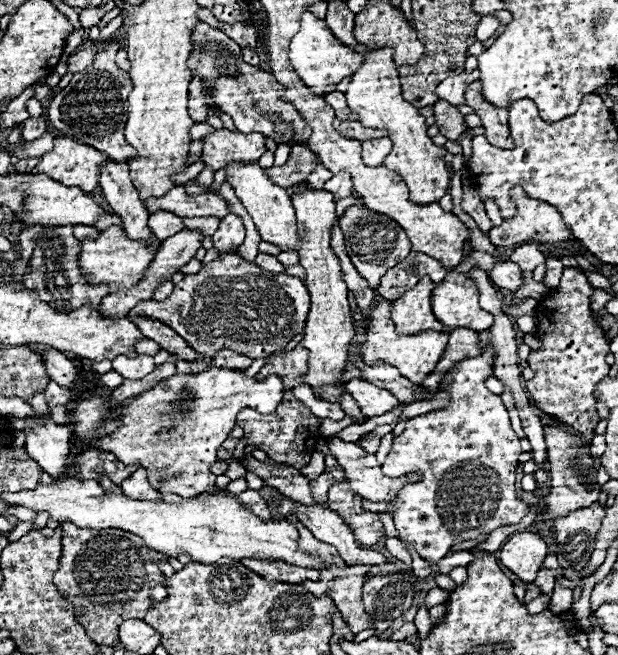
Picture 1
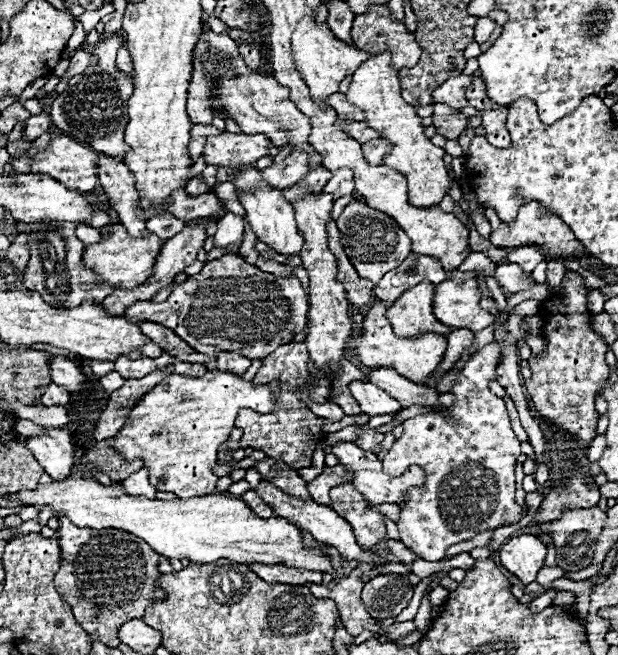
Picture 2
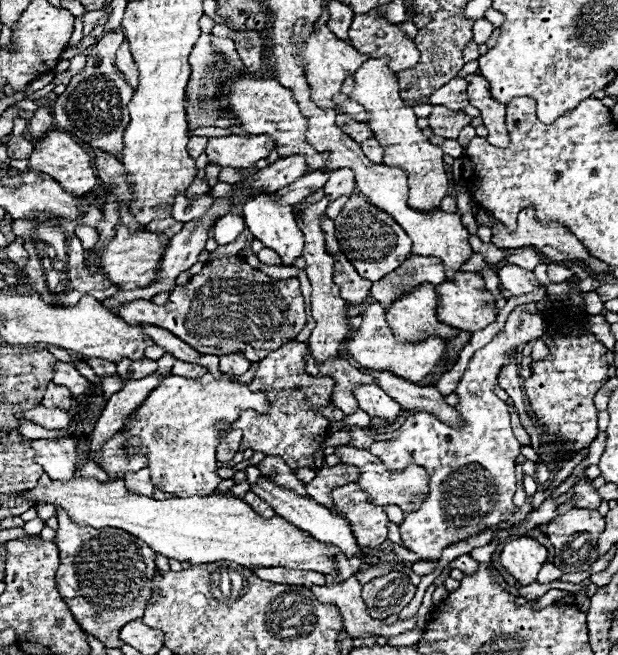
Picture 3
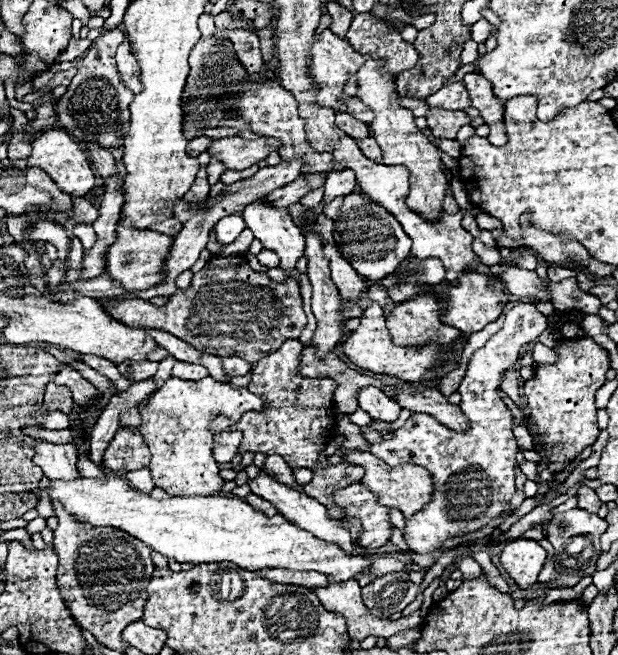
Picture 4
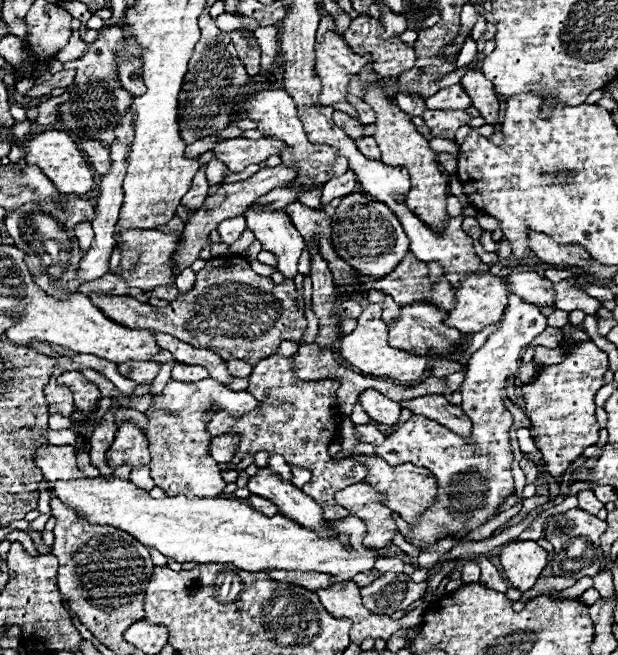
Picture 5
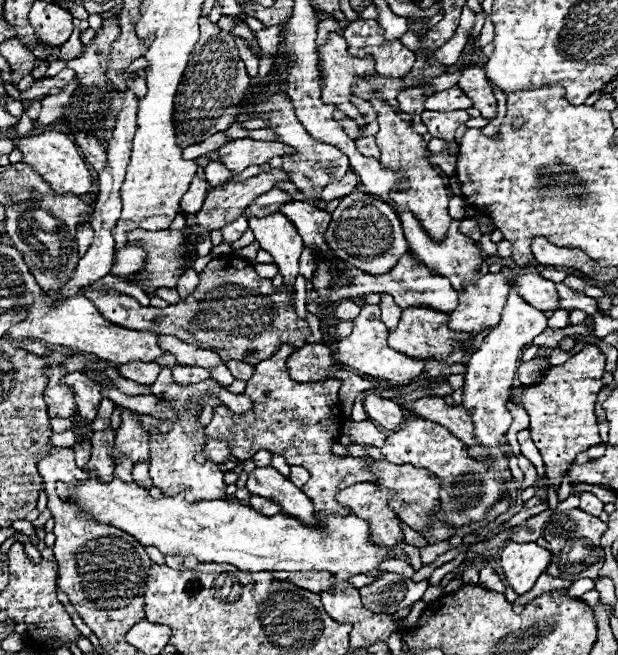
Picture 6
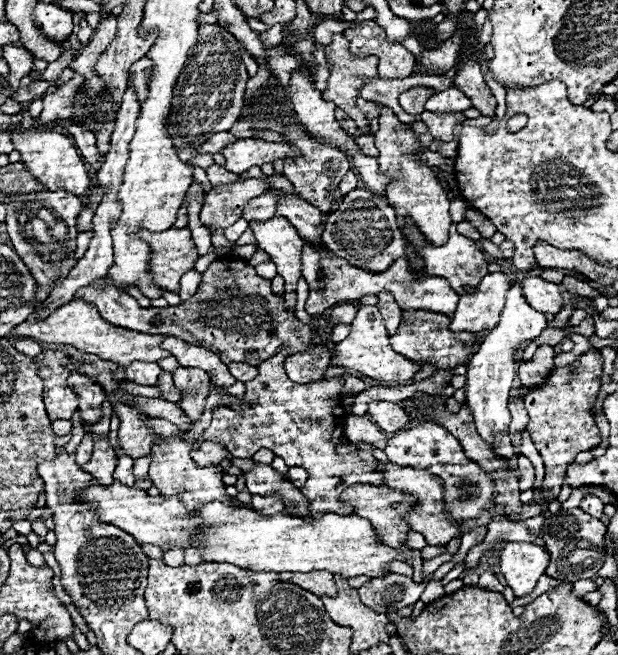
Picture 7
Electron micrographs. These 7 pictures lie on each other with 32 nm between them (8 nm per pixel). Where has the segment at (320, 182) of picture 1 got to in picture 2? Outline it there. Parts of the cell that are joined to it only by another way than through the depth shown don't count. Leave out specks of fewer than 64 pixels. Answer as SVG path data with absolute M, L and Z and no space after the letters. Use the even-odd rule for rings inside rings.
M316 166L314 170L308 172L308 176L304 180L300 180L294 186L290 186L290 188L284 190L286 200L294 202L294 200L302 198L302 194L306 194L306 192L320 192L324 188L324 184L330 180L330 174L332 172L326 170L324 166Z

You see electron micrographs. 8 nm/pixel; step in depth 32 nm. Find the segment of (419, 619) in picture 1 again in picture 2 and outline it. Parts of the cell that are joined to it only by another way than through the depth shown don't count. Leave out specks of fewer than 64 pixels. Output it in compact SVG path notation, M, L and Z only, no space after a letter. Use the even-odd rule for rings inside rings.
M424 594L424 598L422 598L422 604L420 604L420 610L418 610L418 614L416 614L416 618L414 618L414 624L416 624L416 628L418 628L418 632L424 636L426 634L426 630L430 628L430 610L432 610L432 606L430 606L430 602L428 602L428 594Z

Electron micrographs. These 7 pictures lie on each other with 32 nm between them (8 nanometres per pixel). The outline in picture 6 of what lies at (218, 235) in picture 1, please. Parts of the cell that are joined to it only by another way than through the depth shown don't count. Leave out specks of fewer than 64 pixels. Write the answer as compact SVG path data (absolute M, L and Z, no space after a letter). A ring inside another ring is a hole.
M244 215L236 218L234 222L228 222L226 226L220 228L222 238L224 238L224 242L228 242L228 244L232 244L234 240L238 240L246 230L248 230L248 226L246 226L246 216Z

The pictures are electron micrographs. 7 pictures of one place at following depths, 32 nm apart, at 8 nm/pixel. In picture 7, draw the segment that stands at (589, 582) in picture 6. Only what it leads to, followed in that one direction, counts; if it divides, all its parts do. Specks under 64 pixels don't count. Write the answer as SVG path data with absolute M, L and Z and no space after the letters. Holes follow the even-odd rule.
M578 580L578 582L572 584L572 594L578 596L578 598L582 598L584 594L594 592L594 590L596 590L596 582L594 580Z

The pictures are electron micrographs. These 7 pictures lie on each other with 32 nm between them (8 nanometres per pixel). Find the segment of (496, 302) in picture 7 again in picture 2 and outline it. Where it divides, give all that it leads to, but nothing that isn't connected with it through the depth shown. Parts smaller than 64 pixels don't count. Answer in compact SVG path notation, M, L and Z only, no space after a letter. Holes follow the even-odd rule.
M454 270L434 290L434 314L450 328L468 328L472 332L494 324L494 314L480 308L480 290L472 272Z

